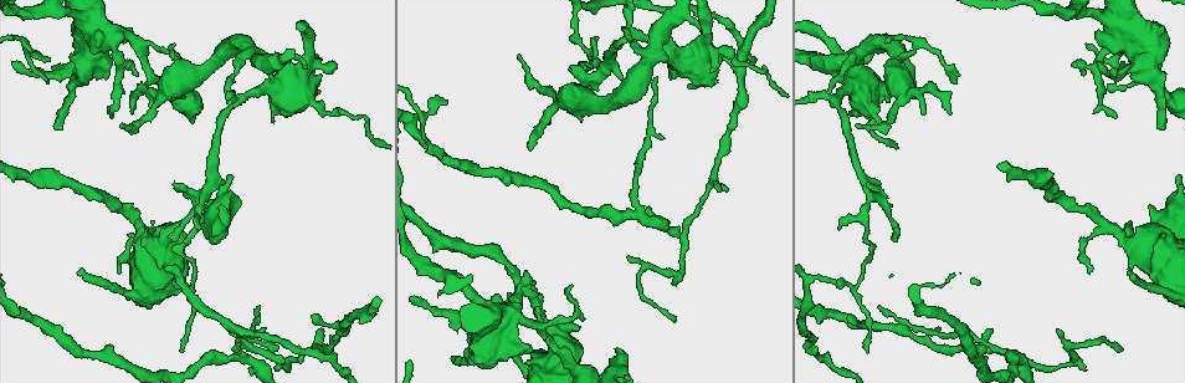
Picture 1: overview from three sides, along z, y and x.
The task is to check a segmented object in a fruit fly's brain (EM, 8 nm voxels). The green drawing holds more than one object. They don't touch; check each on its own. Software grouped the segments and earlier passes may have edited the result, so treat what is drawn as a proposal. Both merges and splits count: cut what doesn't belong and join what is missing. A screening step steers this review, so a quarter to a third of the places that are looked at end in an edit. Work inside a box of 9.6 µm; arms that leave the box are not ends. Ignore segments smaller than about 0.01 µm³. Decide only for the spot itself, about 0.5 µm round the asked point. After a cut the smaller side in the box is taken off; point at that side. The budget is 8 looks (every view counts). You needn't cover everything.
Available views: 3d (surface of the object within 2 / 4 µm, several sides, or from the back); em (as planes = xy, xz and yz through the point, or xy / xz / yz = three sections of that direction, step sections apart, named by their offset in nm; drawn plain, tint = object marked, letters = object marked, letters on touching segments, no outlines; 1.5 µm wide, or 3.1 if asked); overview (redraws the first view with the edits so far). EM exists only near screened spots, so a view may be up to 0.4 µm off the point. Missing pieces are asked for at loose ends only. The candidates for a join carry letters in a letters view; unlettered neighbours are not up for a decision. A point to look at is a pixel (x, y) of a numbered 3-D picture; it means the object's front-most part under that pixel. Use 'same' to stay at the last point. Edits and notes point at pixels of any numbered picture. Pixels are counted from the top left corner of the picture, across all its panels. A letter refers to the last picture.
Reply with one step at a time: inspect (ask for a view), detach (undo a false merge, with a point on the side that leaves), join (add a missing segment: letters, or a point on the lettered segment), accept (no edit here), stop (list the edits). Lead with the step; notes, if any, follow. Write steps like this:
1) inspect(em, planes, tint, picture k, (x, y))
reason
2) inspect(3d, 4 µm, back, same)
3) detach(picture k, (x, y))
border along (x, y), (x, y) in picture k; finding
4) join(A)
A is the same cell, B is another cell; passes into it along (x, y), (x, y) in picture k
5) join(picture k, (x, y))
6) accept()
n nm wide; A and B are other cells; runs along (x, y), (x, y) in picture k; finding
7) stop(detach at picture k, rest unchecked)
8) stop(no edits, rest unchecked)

inspect(3d, 4 µm, back, picture 1, (1131, 243))
abrupt turn

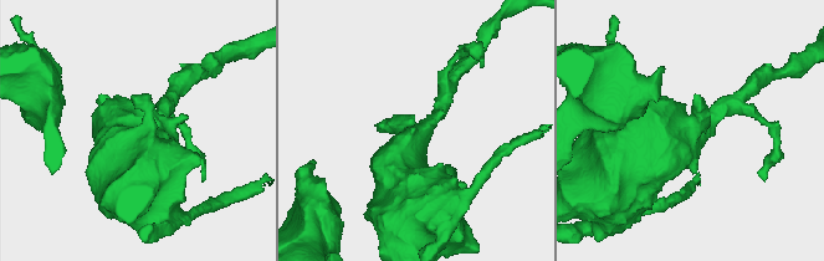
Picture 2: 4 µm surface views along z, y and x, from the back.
inspect(em, xz, step 4, tint, picture 2, (419, 135))

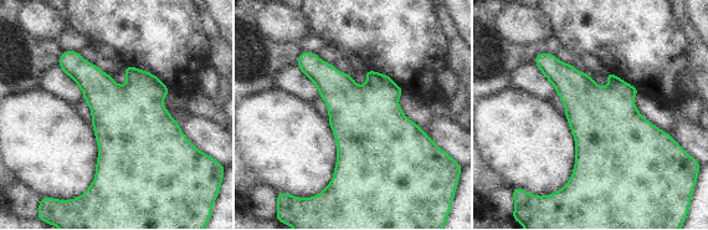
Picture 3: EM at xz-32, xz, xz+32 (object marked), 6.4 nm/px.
inspect(em, planes, letters, same)

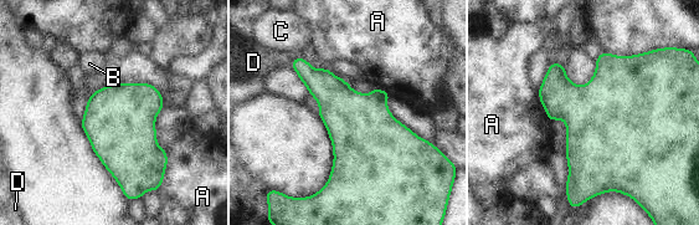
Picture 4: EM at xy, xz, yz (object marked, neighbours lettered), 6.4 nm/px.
accept()
440 nm wide; A, B, C and D are other cells; border along (166, 151), (164, 180), (157, 190) in picture 4; one neuron here

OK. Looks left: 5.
inspect(3d, 4 µm, picture 1, (174, 42))
free end

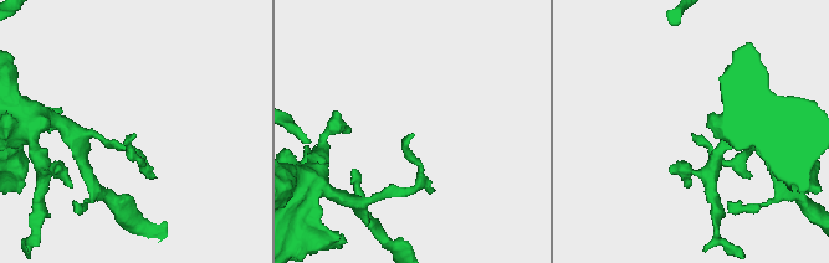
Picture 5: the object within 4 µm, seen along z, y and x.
inspect(em, planes, letters, picture 5, (411, 135))
need the tissue

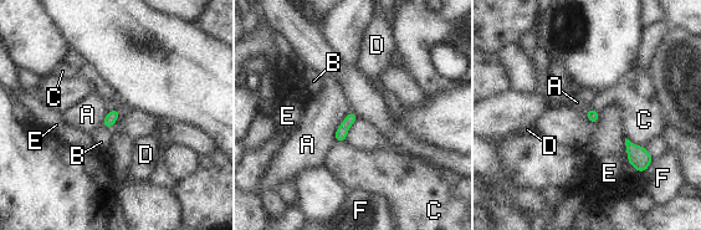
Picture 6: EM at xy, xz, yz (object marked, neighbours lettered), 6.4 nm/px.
accept()
80 nm wide; A, B, C, D, E and F are other cells; border along (349, 111), (337, 128), (333, 139) in picture 6; none of them fits

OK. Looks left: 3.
inspect(em, planes, letters, picture 1, (573, 28))

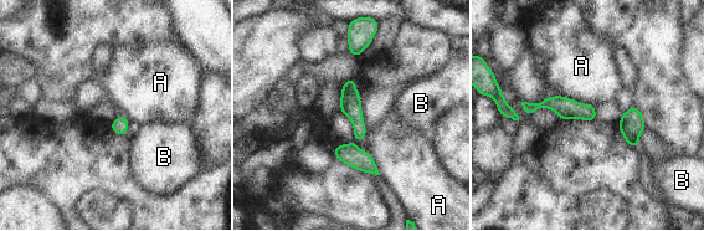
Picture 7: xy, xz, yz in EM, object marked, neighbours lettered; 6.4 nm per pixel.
detach(picture 7, (632, 142))
A touches over 240 nm; A and B are other cells; border along (625, 135), (632, 135), (637, 139) in picture 7; a second neuron is stuck on

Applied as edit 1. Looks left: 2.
stop(detach at picture 7, rest unchecked)

